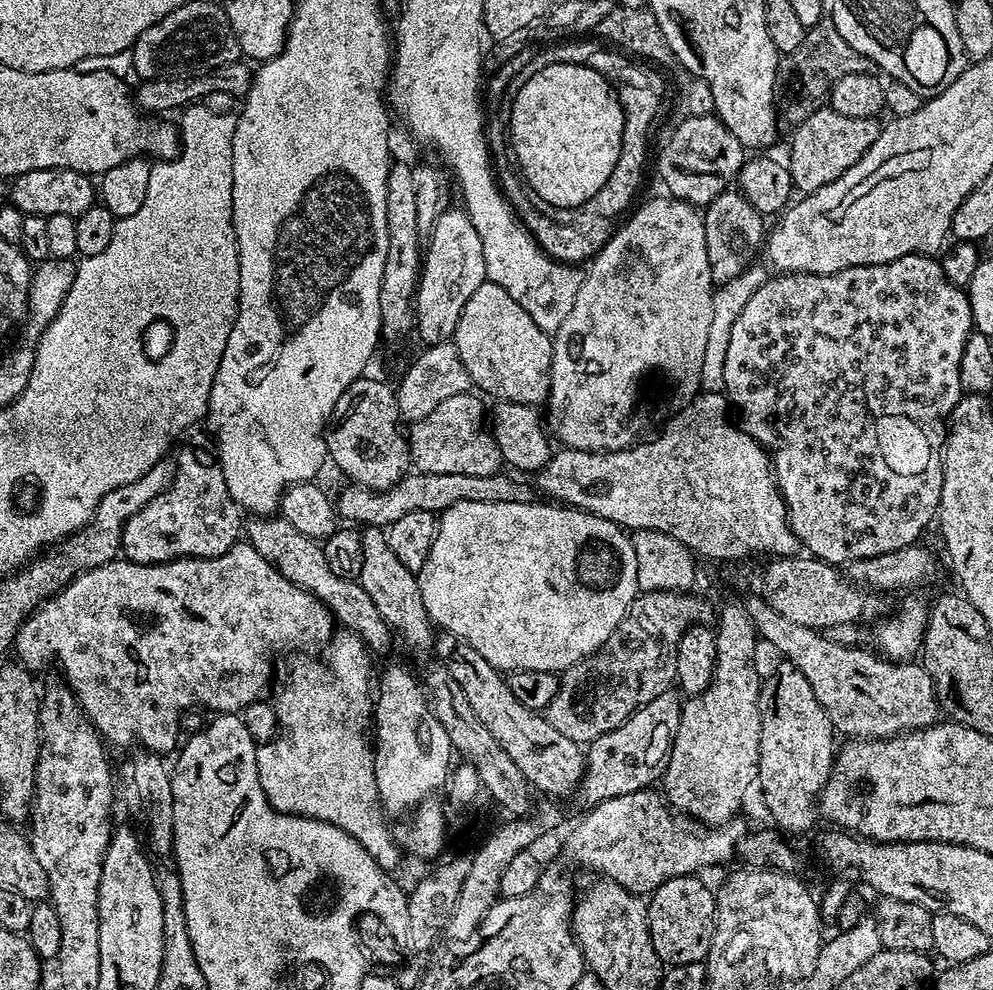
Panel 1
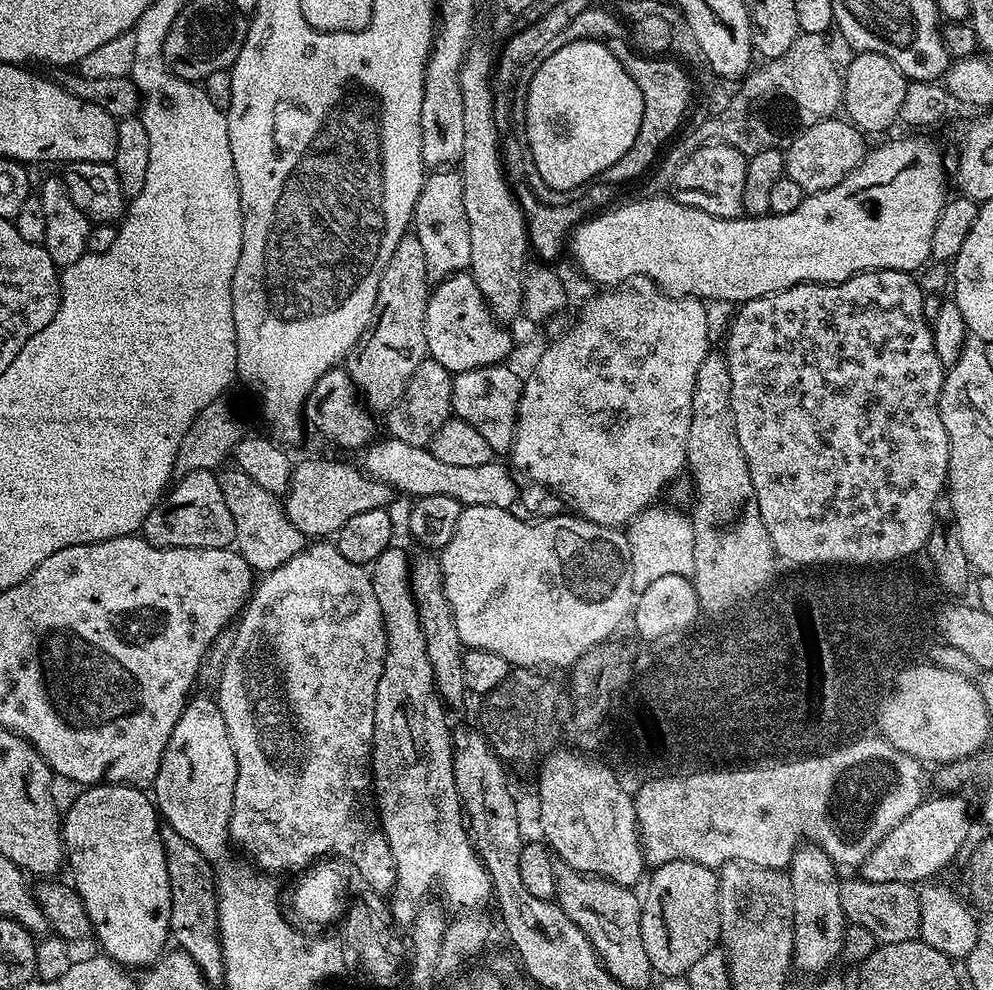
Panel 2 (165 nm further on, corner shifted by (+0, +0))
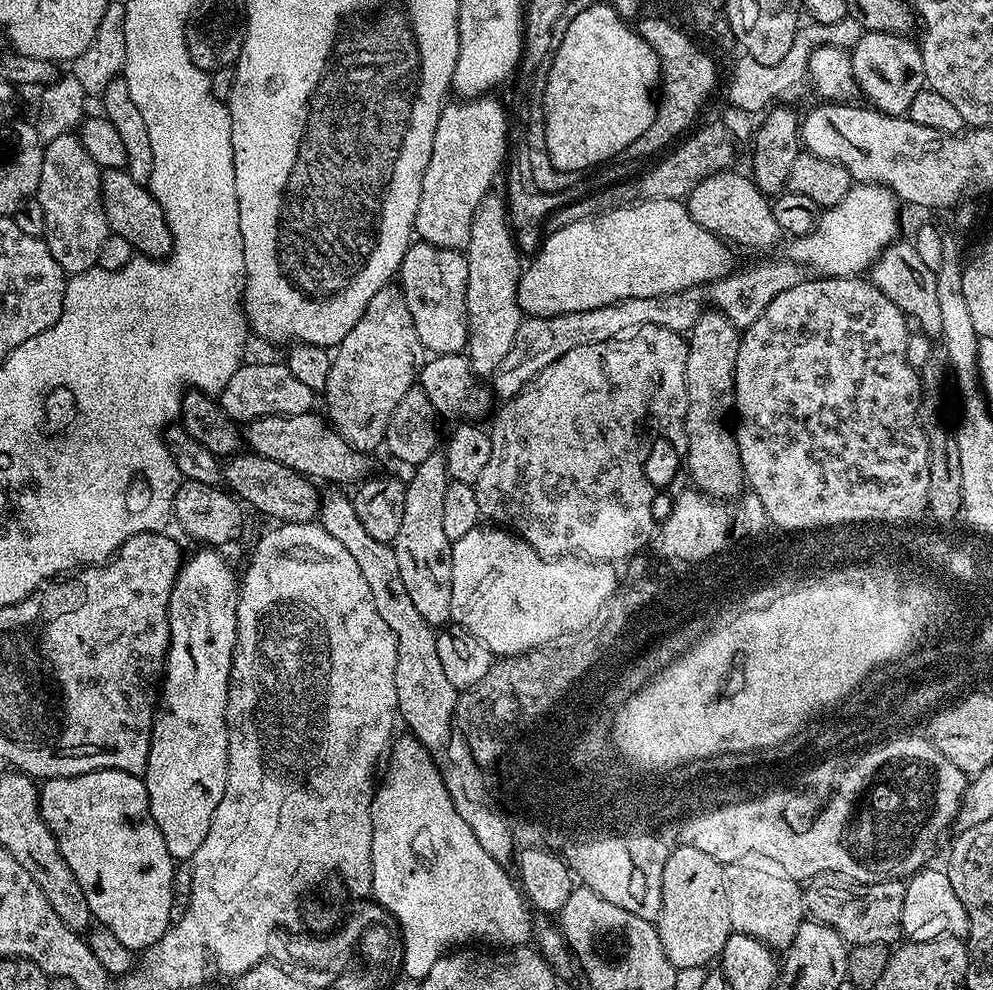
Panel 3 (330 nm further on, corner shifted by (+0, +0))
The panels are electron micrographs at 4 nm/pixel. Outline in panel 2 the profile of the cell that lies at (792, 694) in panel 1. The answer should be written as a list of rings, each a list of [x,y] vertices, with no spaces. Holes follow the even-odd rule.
[[[815,844],[797,847],[787,869],[790,890],[794,890],[794,950],[792,963],[804,972],[824,974],[835,960],[841,959],[842,938],[846,921],[840,897],[841,877],[836,877],[838,865]]]

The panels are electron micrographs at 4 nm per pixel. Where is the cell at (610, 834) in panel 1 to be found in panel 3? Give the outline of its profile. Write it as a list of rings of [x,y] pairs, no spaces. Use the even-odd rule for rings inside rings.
[[[908,734],[884,740],[888,748],[882,748],[861,760],[858,768],[853,769],[843,780],[841,793],[834,799],[833,804],[829,805],[821,824],[813,826],[804,835],[793,836],[789,827],[784,827],[778,799],[745,804],[740,798],[735,802],[728,802],[732,804],[714,807],[713,816],[700,817],[699,820],[692,820],[692,823],[679,828],[679,843],[694,846],[694,850],[703,850],[705,854],[710,854],[710,858],[723,865],[740,858],[740,853],[755,849],[765,856],[775,857],[775,860],[779,860],[788,870],[790,878],[801,882],[820,878],[825,874],[858,884],[911,877],[931,861],[928,859],[935,854],[944,831],[950,826],[953,827],[956,815],[960,812],[960,803],[964,801],[969,777],[962,770],[958,770],[958,766],[954,766],[954,762],[950,762],[946,754],[937,750],[931,740],[923,735],[904,735]]]

